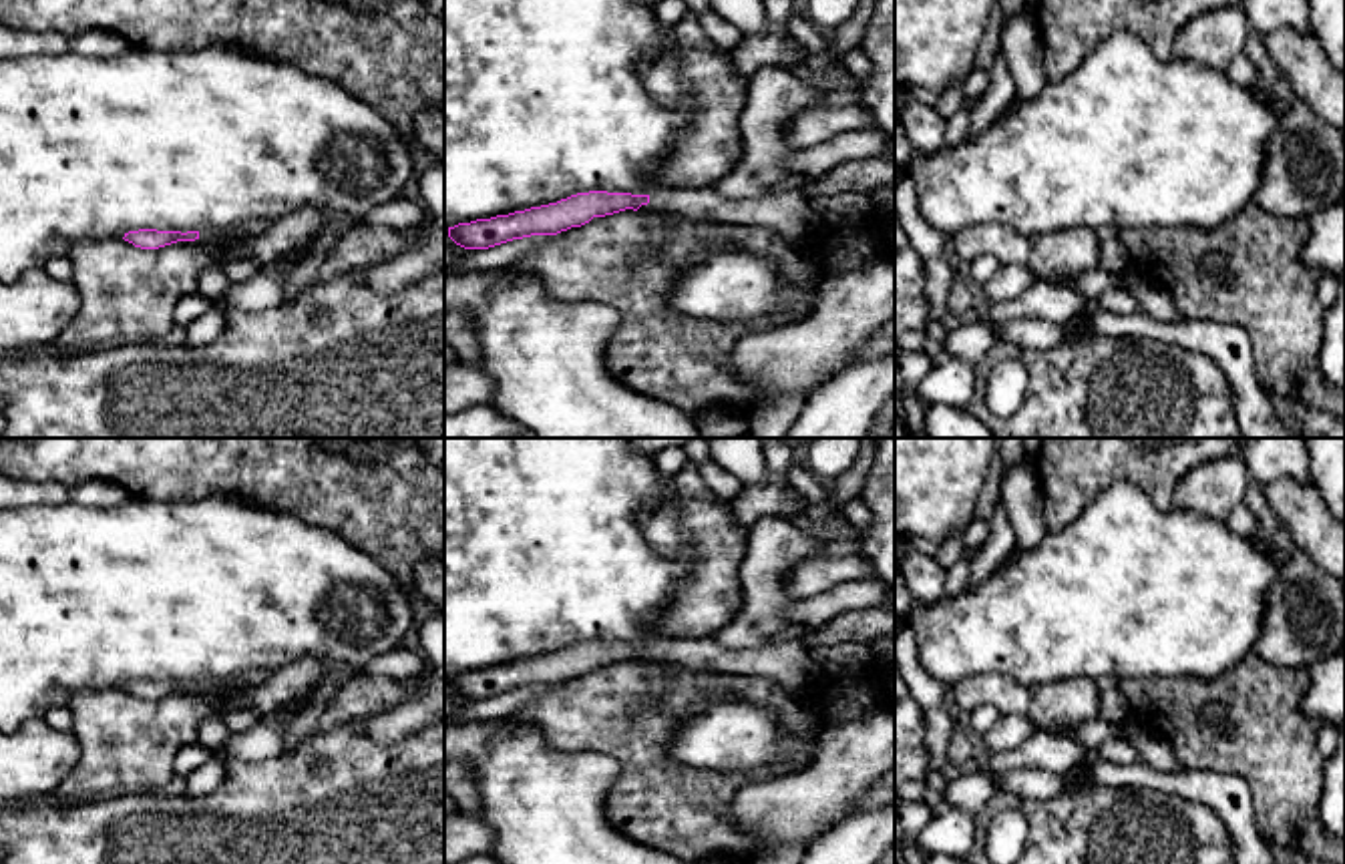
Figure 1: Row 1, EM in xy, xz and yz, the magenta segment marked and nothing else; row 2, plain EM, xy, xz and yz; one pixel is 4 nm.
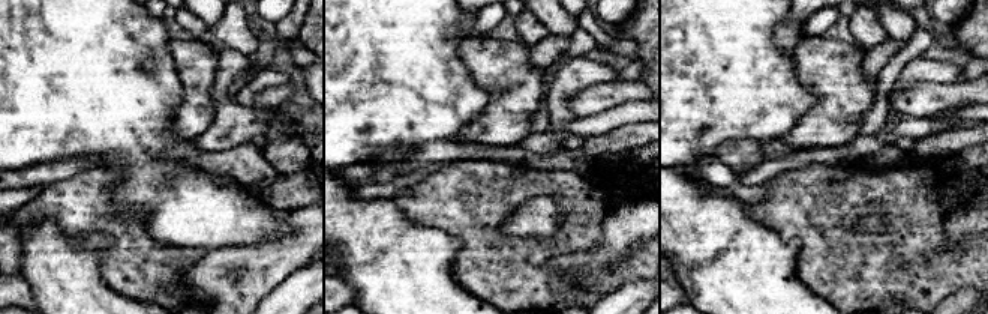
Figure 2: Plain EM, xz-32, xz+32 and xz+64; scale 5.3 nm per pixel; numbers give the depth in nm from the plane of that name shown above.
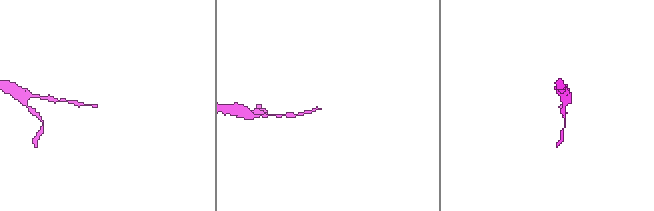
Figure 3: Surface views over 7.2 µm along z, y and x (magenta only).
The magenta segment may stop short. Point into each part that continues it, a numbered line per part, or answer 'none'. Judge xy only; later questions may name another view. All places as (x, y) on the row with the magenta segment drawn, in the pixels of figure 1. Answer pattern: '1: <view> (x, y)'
1: xy (250, 228)

